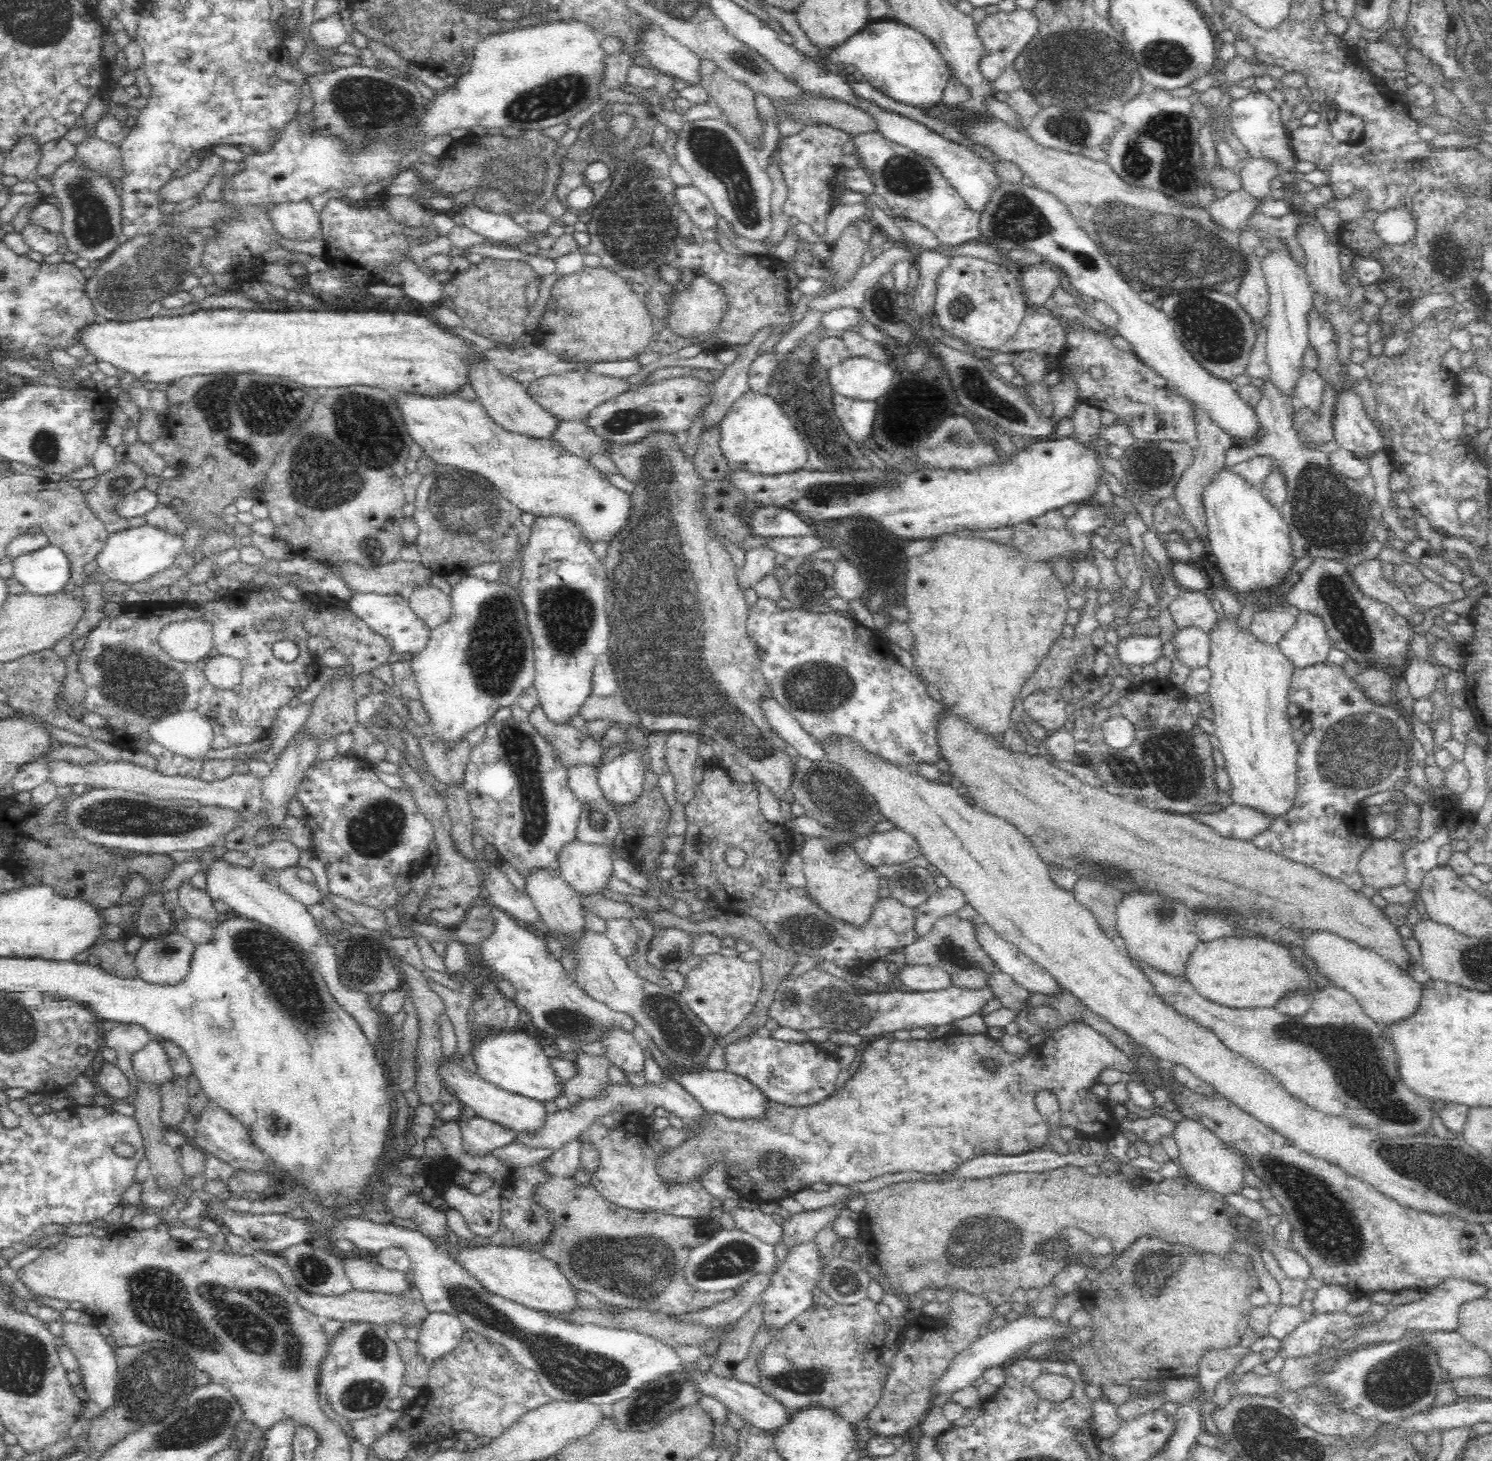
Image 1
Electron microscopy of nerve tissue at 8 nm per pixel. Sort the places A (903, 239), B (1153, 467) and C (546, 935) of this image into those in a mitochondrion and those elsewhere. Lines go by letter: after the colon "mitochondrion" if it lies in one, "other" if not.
A: other
B: mitochondrion
C: other

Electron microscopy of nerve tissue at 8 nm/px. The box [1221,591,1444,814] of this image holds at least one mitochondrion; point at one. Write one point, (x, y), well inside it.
(1371, 743)

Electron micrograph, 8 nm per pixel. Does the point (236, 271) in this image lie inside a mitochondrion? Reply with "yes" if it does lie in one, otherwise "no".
no

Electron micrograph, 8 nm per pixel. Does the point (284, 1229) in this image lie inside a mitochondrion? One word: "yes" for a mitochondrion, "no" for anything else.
no

